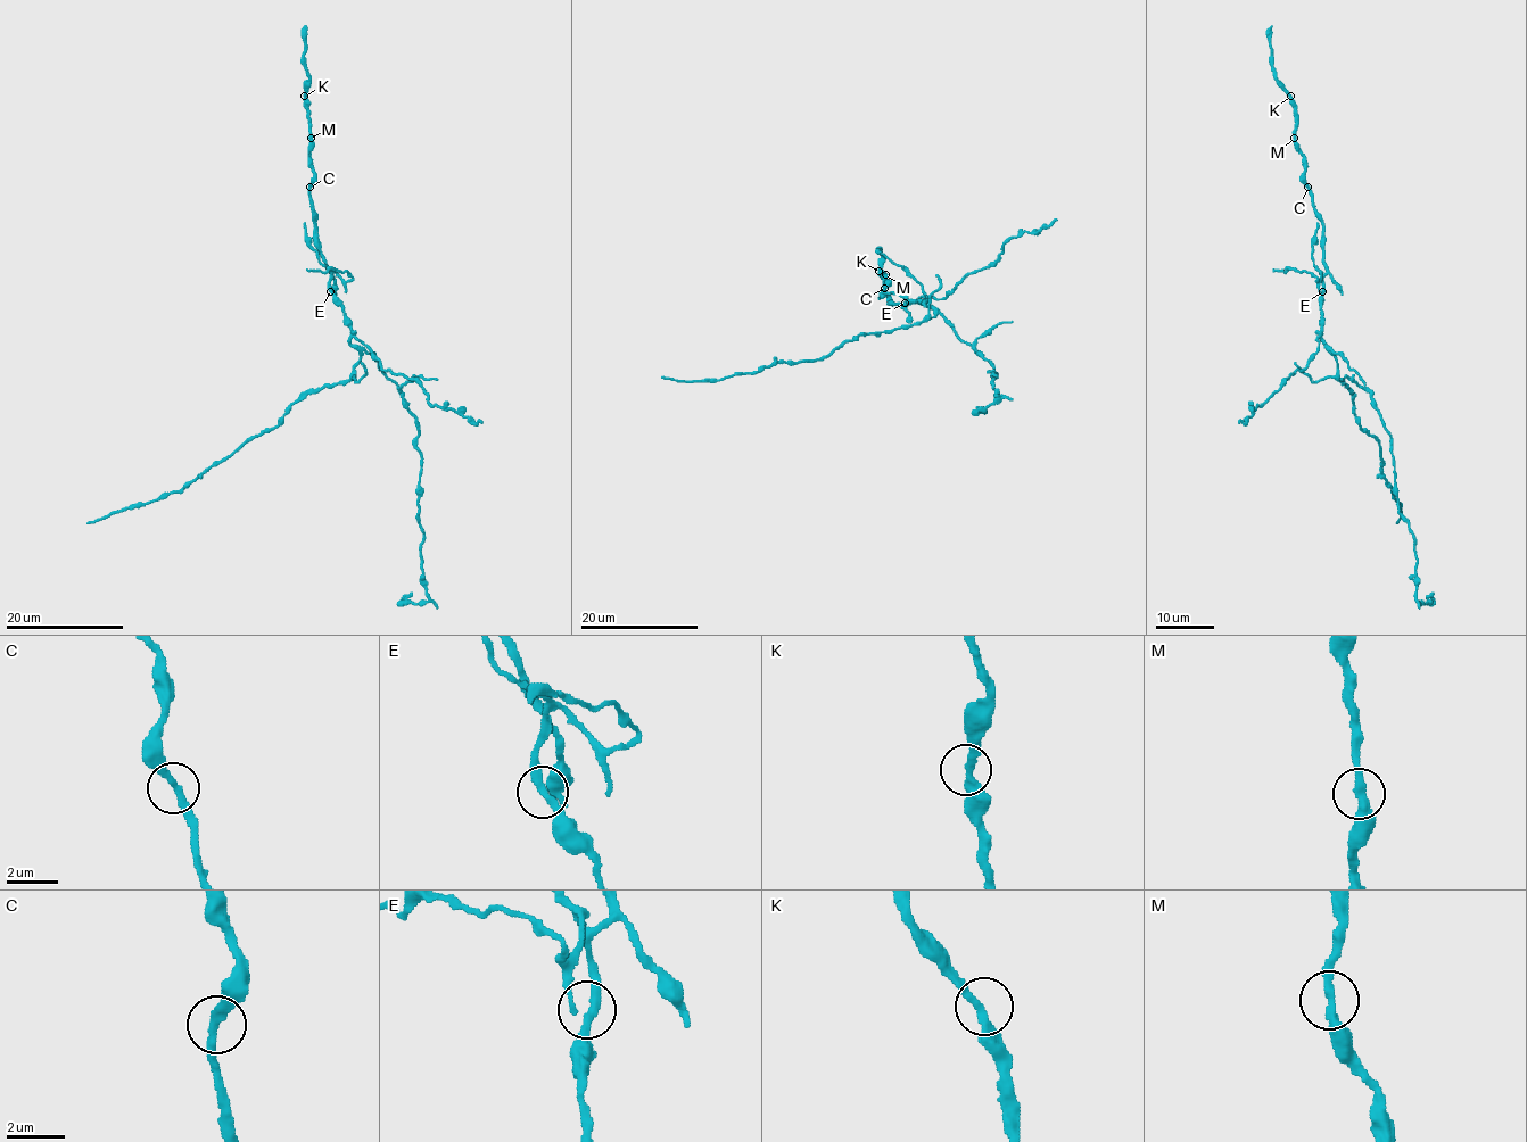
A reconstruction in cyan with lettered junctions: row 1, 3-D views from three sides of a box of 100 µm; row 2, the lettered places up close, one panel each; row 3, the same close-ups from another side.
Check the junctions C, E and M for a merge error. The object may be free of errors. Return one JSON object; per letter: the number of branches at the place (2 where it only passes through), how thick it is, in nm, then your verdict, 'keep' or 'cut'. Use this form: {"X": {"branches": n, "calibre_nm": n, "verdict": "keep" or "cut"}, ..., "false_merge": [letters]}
{"C": {"branches": 2, "calibre_nm": 320, "verdict": "keep"}, "E": {"branches": 2, "calibre_nm": 320, "verdict": "keep"}, "M": {"branches": 2, "calibre_nm": 320, "verdict": "keep"}, "false_merge": []}

